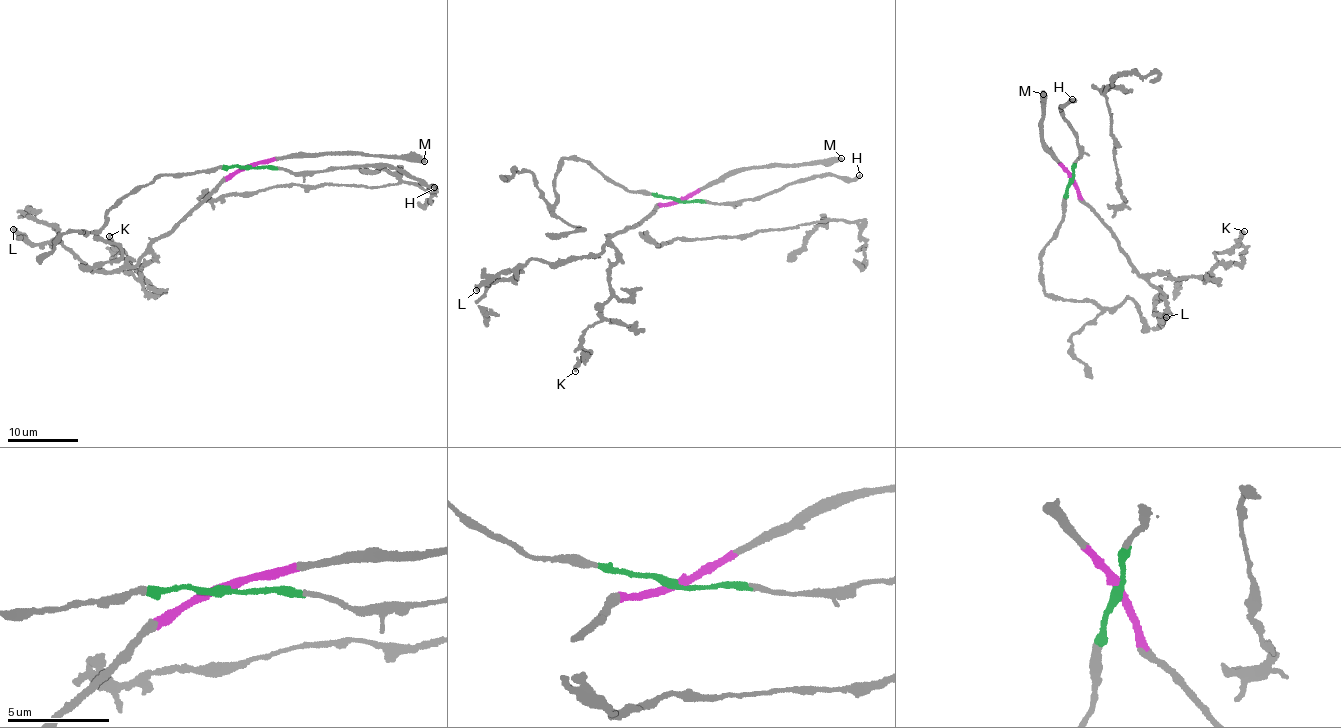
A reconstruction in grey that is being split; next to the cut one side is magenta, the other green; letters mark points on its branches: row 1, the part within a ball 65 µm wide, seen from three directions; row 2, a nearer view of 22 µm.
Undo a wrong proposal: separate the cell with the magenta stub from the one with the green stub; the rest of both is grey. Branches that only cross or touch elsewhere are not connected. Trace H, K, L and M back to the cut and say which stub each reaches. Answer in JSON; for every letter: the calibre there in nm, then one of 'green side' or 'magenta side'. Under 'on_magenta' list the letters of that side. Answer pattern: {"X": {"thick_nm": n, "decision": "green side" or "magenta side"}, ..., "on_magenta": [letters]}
{"H": {"thick_nm": 280, "decision": "green side"}, "K": {"thick_nm": 420, "decision": "magenta side"}, "L": {"thick_nm": 400, "decision": "magenta side"}, "M": {"thick_nm": 440, "decision": "magenta side"}, "on_magenta": ["K", "L", "M"]}

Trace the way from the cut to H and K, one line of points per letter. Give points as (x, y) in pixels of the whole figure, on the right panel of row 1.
H: (1072, 179), (1083, 148), (1062, 110), (1069, 99), (1072, 99)
K: (1072, 178), (1137, 271), (1149, 275), (1206, 278), (1217, 259), (1215, 253), (1231, 251), (1244, 231)

